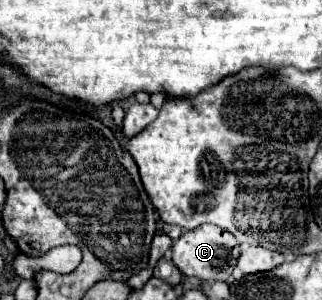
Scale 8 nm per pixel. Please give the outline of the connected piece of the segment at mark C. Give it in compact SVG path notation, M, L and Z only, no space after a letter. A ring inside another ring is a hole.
M204 225L192 231L184 231L182 237L178 241L174 241L172 245L172 261L174 265L186 275L186 277L198 277L202 281L228 281L232 275L232 269L236 265L240 247L238 241L232 233L222 231L220 227L212 227L212 225Z

